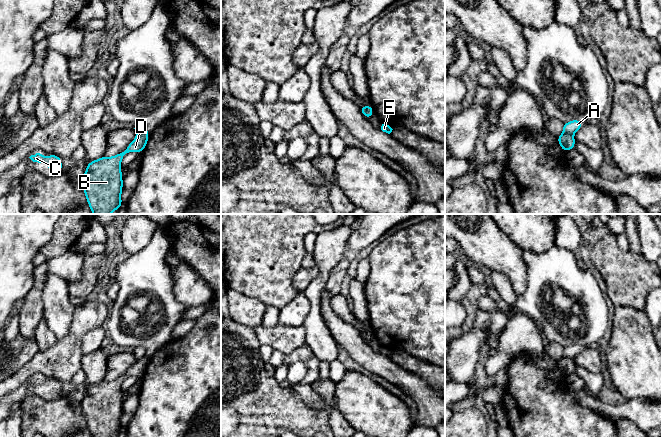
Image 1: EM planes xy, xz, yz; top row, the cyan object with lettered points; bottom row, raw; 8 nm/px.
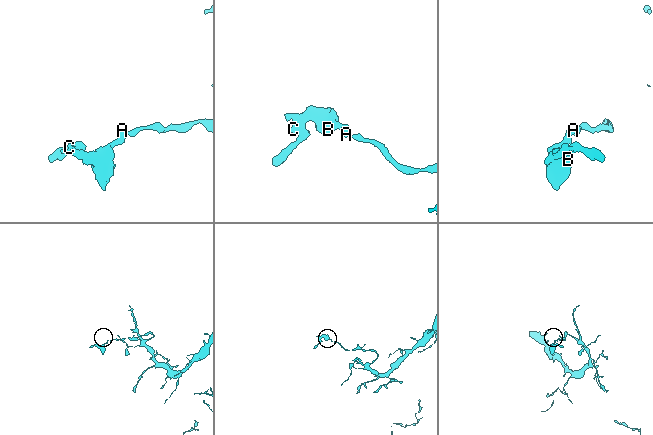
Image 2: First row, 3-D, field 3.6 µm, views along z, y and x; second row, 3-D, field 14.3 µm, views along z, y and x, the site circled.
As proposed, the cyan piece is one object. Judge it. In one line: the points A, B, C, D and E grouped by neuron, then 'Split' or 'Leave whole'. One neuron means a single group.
Groups: A E / B C D. Split

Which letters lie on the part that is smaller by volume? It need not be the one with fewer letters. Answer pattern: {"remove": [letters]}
{"remove": ["B", "C", "D"]}

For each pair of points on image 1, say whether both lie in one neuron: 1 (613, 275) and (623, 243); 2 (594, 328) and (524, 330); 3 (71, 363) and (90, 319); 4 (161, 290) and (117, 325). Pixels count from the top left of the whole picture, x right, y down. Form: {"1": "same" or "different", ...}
{"1": "different", "2": "different", "3": "same", "4": "same"}

